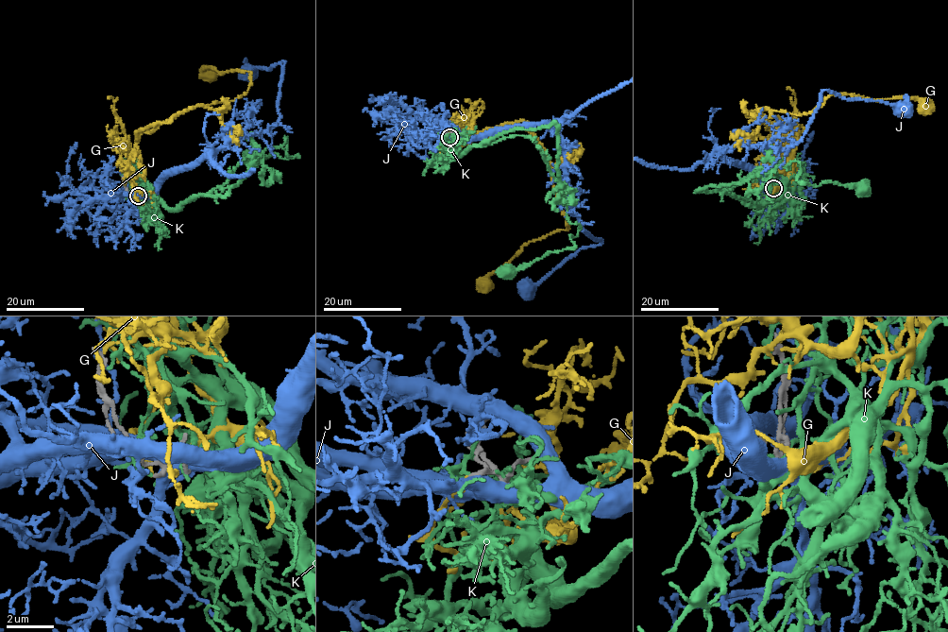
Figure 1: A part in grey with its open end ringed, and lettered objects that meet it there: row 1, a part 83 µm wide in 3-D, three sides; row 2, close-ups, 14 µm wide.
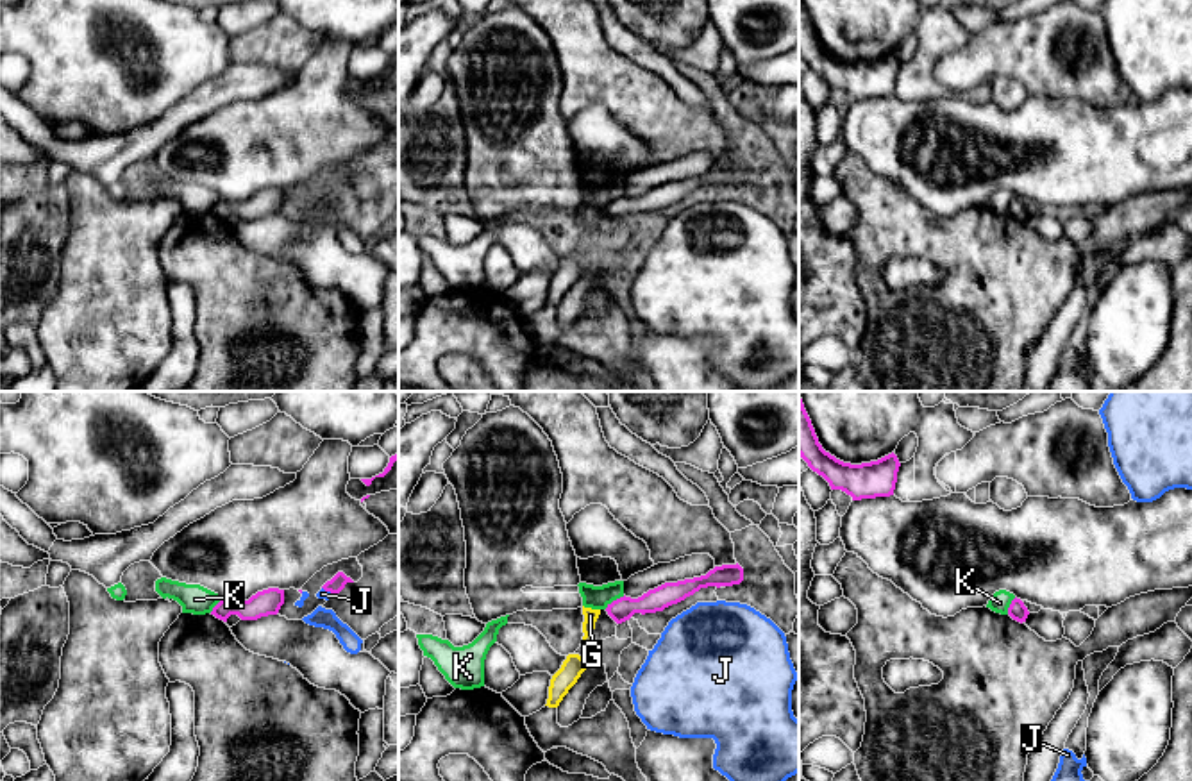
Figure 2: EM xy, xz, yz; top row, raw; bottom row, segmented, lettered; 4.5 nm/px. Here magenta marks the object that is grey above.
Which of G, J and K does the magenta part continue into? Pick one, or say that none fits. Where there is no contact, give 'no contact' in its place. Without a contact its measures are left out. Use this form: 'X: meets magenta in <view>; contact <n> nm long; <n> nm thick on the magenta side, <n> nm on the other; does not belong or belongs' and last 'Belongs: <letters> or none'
G: no contact; does not belong
J: meets magenta in xy; contact 70 nm long; 70 nm thick on the magenta side, 50 nm on the other; does not belong
K: meets magenta in xz; contact 110 nm long; 110 nm thick on the magenta side, 110 nm on the other; does not belong
Belongs: none

